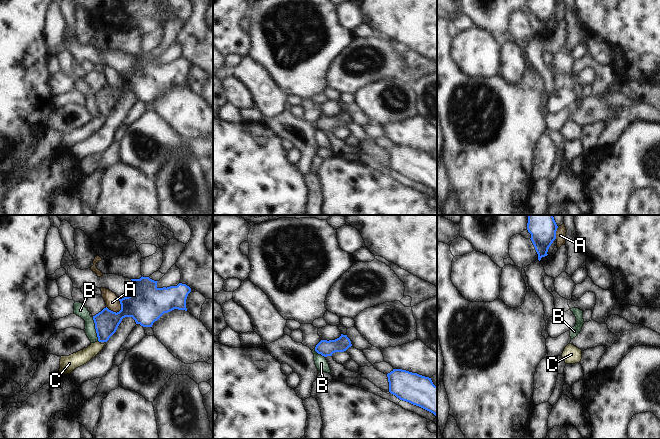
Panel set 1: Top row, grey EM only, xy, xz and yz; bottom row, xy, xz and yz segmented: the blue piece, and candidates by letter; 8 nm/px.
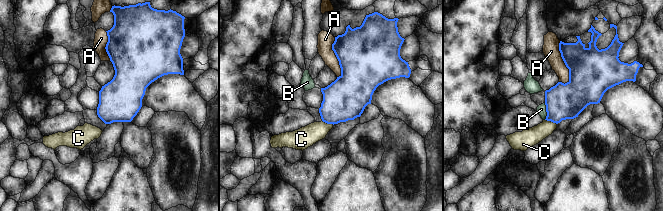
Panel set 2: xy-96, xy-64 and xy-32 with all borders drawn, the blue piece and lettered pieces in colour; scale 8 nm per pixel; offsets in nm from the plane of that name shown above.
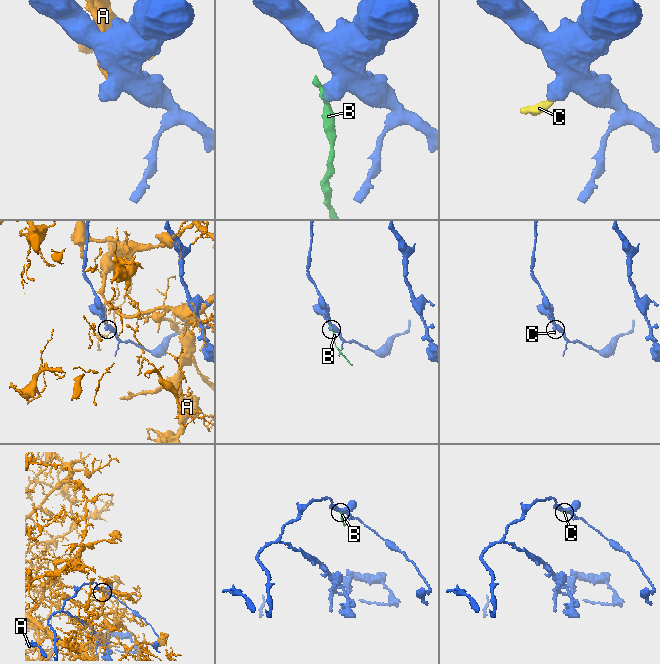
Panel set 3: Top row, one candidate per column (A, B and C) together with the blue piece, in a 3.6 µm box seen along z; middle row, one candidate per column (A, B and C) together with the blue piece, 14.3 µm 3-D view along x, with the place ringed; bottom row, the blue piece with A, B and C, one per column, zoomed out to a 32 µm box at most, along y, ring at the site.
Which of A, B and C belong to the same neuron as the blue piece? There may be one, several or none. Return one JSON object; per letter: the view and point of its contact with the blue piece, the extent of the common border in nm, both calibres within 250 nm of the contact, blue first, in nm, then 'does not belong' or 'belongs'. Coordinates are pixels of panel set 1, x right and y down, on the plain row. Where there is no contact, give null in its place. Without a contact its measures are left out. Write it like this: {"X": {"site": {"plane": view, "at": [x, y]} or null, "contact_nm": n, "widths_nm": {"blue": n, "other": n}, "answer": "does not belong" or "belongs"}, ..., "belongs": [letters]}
{"A": {"site": {"plane": "xy", "at": [114, 88]}, "contact_nm": 130, "widths_nm": {"blue": 280, "other": 120}, "answer": "does not belong"}, "B": {"site": {"plane": "xy", "at": [95, 104]}, "contact_nm": 200, "widths_nm": {"blue": 190, "other": 100}, "answer": "does not belong"}, "C": {"site": null, "answer": "does not belong"}, "belongs": []}

